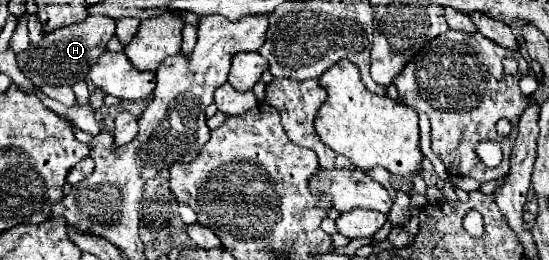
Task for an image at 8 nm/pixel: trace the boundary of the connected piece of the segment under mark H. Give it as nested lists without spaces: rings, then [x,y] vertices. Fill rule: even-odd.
[[[88,16],[80,24],[72,24],[60,28],[48,36],[44,36],[38,44],[30,44],[26,50],[16,54],[18,66],[22,74],[36,86],[72,86],[84,80],[84,72],[98,60],[98,56],[106,50],[108,40],[114,36],[116,22],[108,16]]]

